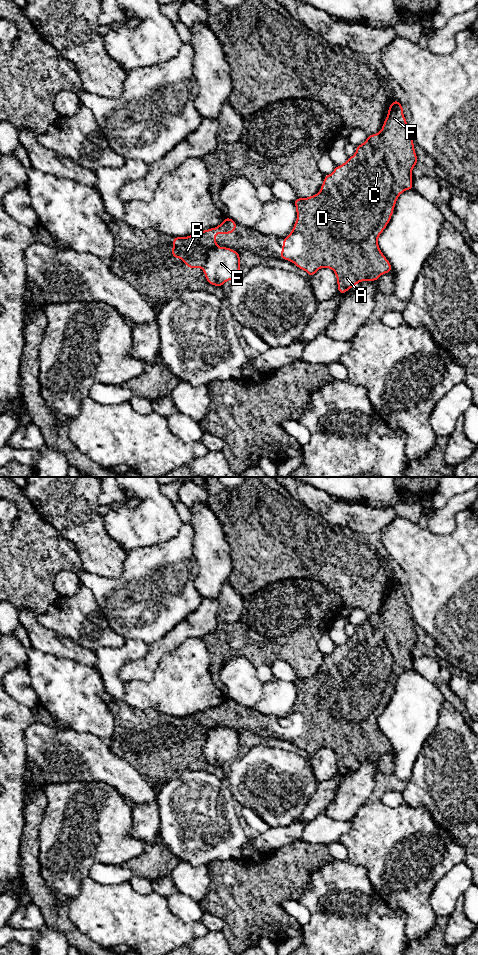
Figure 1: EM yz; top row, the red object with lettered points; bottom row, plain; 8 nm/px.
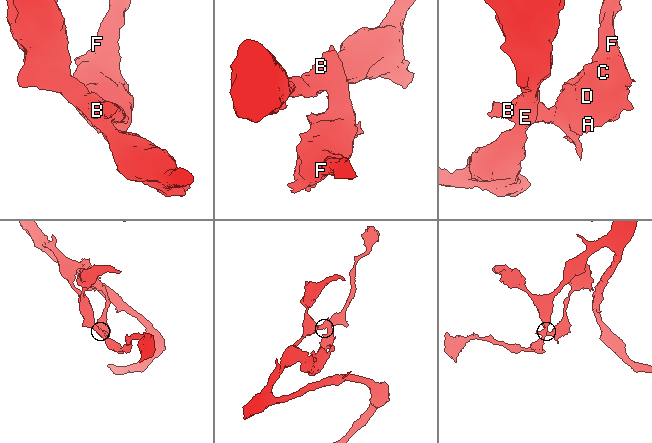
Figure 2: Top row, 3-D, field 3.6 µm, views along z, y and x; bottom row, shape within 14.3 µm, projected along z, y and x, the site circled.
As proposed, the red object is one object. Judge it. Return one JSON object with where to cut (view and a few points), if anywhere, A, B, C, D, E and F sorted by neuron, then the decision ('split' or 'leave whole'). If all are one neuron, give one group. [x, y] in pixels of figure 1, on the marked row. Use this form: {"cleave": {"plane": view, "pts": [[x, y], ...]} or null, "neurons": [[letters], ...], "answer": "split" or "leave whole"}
{"cleave": {"plane": "yz", "pts": [[217, 246], [209, 251], [202, 267]]}, "neurons": [["A", "B", "C", "D", "F"], ["E"]], "answer": "split"}

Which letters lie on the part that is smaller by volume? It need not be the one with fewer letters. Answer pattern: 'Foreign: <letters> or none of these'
Foreign: A, B, C, D, F

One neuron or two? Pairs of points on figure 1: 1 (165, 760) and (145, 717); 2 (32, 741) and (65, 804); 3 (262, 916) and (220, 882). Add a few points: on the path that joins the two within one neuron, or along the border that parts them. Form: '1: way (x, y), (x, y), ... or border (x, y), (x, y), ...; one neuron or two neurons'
1: way (159, 749), (145, 735), (145, 728); one neuron
2: border (77, 781), (53, 782), (41, 787); two neurons
3: way (252, 906), (230, 884); one neuron

